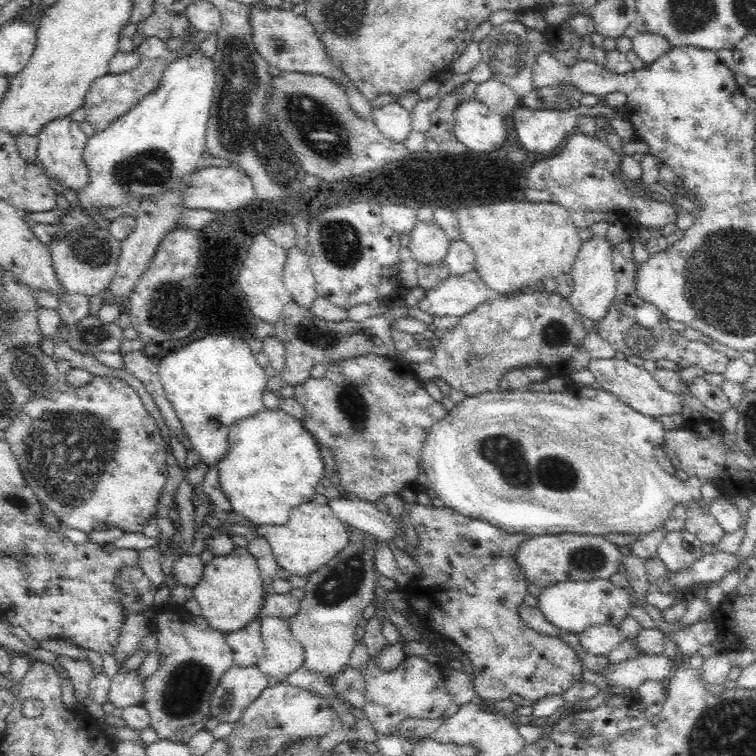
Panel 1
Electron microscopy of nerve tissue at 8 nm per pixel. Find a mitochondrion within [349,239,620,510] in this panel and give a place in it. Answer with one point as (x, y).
(554, 472)

